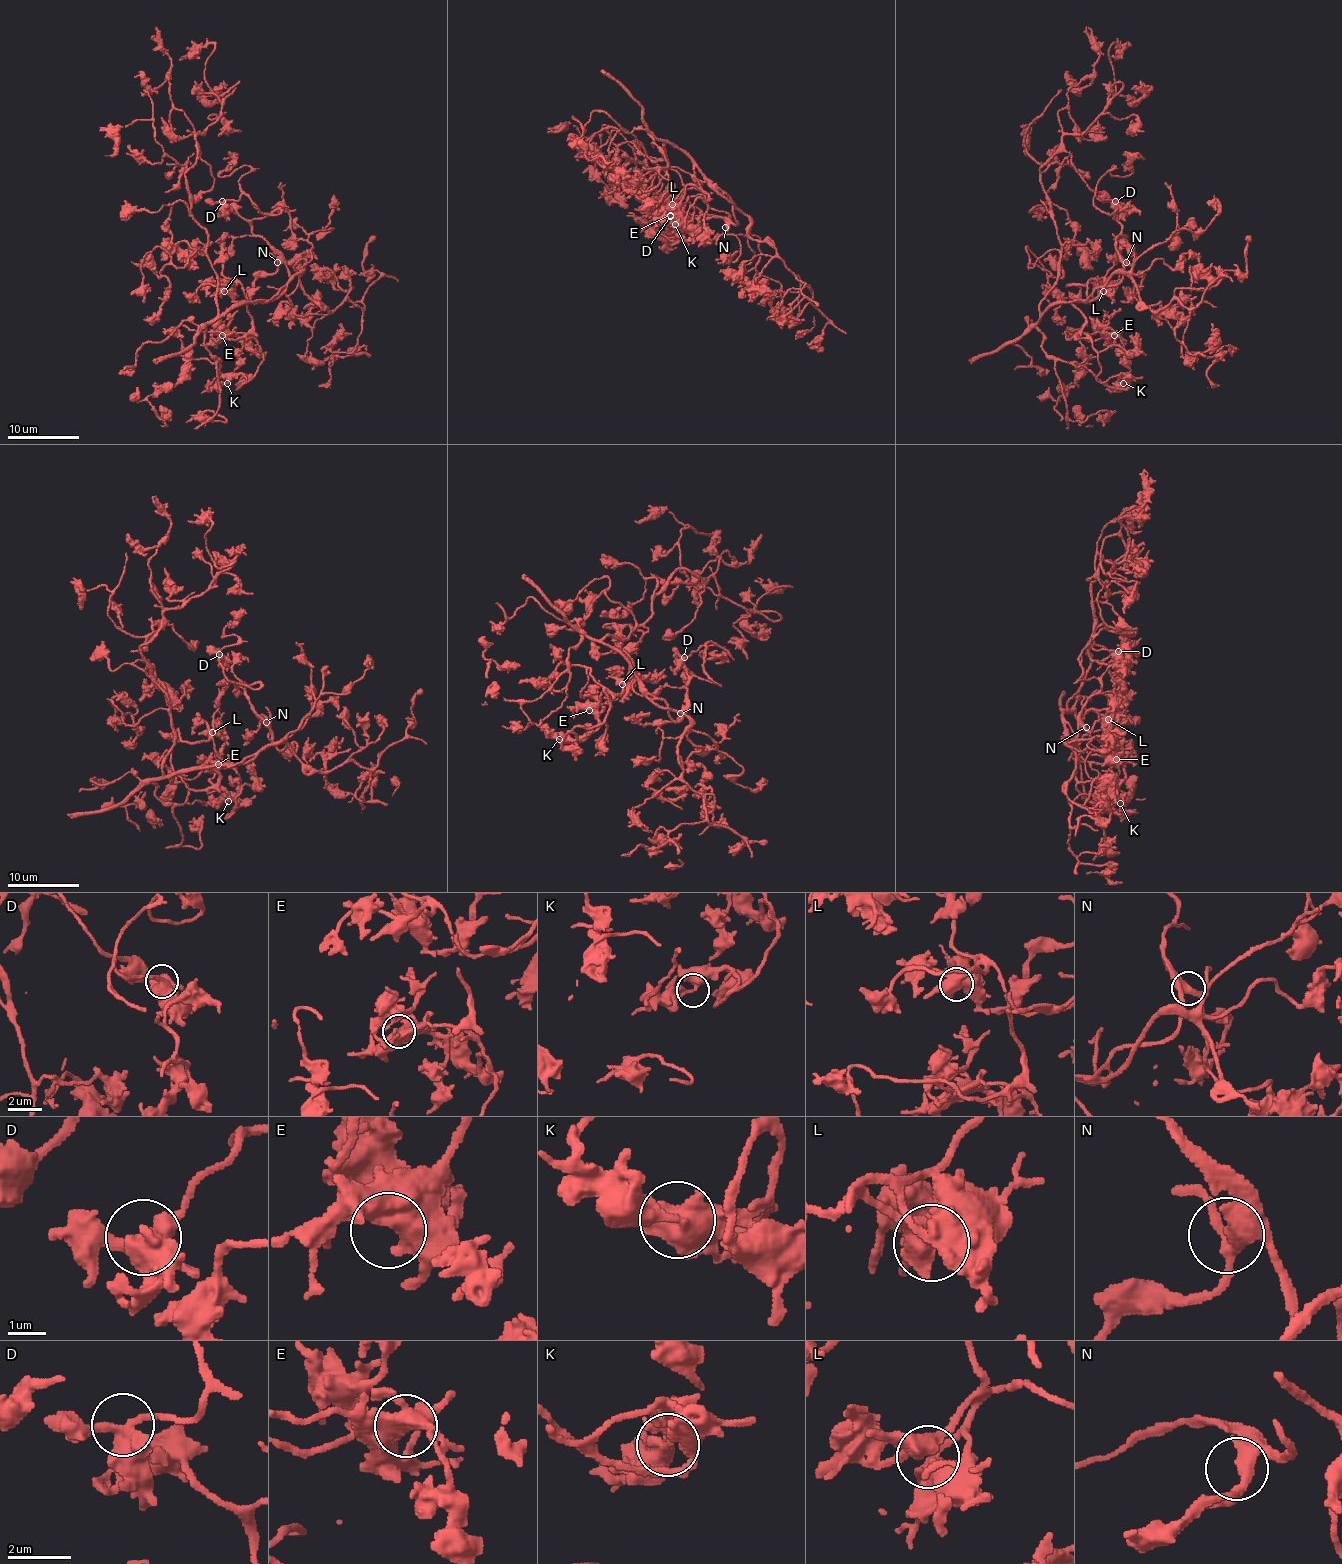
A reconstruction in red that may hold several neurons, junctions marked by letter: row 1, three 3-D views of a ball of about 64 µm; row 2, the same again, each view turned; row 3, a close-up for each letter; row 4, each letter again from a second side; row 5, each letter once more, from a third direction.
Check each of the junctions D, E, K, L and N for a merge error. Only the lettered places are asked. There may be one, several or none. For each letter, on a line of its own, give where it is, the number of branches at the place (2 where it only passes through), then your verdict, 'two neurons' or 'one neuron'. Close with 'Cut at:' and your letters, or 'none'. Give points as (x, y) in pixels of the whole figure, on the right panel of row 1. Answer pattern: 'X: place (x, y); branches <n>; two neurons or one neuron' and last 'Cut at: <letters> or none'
D: place (1115, 201); branches 3; one neuron
E: place (1114, 335); branches 1; one neuron
K: place (1123, 383); branches 2; one neuron
L: place (1103, 291); branches 3; one neuron
N: place (1126, 262); branches 3; one neuron
Cut at: none

